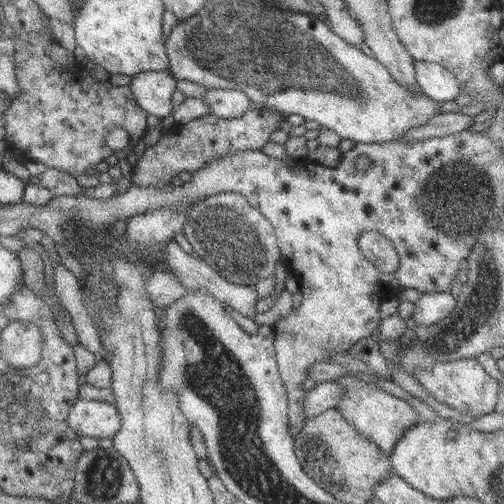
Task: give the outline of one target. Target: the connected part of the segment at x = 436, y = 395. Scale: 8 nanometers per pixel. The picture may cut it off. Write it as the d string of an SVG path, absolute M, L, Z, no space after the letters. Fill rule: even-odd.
M477 357L461 358L455 361L444 360L434 363L427 369L413 370L411 374L424 386L425 390L430 392L430 400L440 401L446 406L469 415L485 415L494 411L502 390L498 381L484 371L482 363Z

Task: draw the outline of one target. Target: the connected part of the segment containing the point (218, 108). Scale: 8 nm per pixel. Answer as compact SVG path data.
M208 89L202 100L209 106L210 114L222 119L240 118L254 107L241 90Z

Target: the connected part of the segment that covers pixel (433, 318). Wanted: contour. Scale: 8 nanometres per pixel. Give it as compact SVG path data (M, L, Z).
M450 291L426 293L416 301L412 317L417 324L430 326L446 318L456 305Z

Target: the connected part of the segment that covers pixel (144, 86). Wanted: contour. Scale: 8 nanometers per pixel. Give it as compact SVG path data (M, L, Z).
M148 70L131 77L128 85L138 106L163 120L174 112L170 98L176 90L176 81L168 70Z

